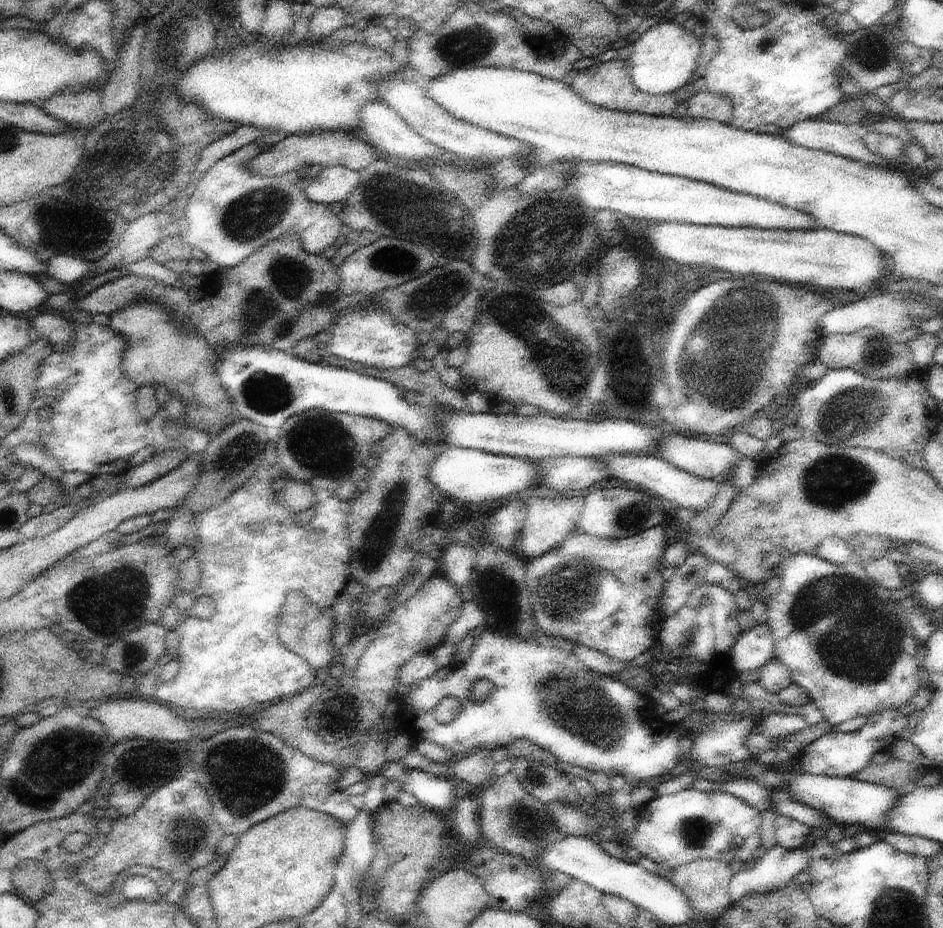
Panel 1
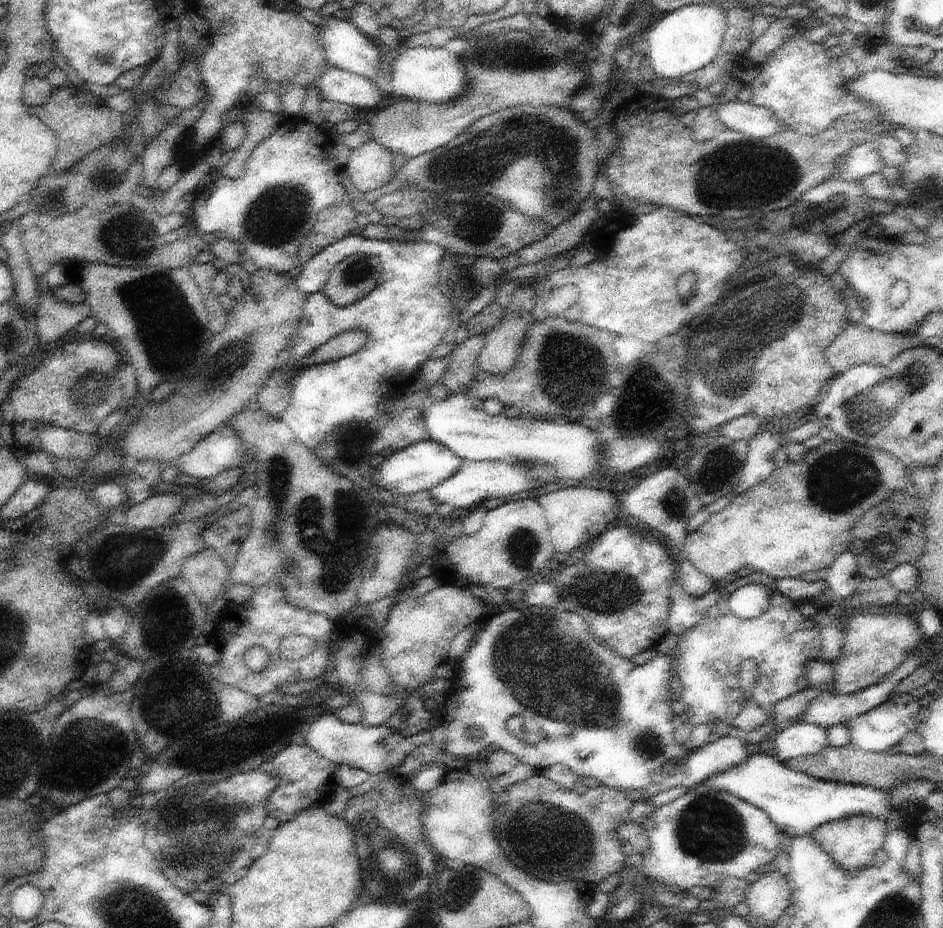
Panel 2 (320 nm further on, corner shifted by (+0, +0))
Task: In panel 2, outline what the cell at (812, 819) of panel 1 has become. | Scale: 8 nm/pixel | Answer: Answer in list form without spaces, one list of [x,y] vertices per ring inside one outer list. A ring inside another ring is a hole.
[[[867,814],[852,815],[834,823],[824,823],[813,831],[812,836],[832,858],[847,871],[864,870],[874,865],[876,852],[886,849],[890,822]]]

